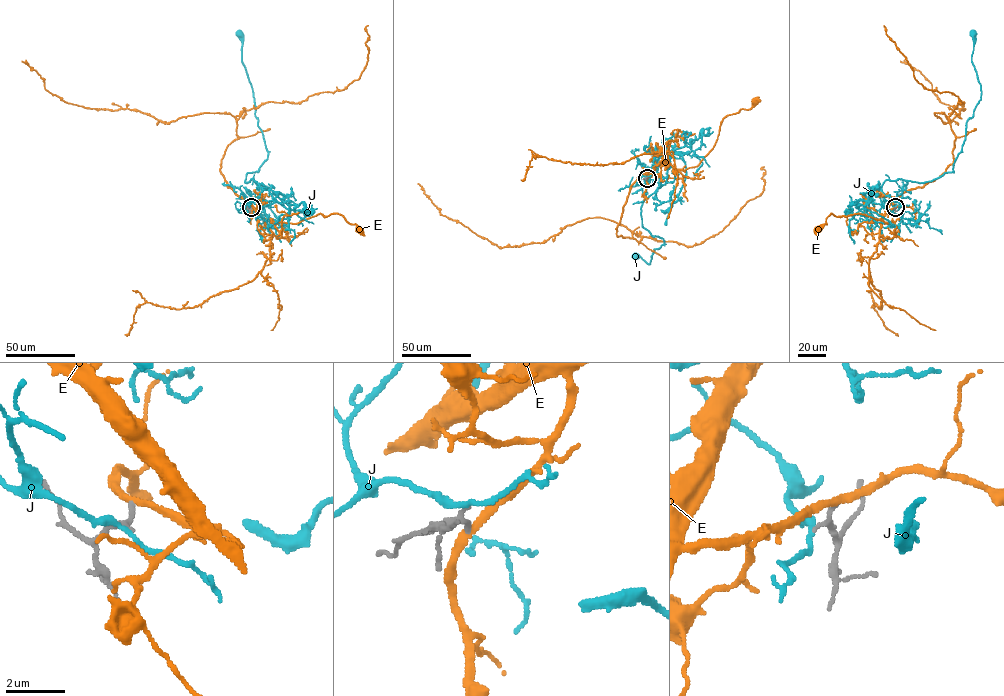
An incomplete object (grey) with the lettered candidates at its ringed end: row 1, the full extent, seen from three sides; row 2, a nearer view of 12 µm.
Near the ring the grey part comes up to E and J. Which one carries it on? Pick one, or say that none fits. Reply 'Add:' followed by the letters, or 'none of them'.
Add: none of them

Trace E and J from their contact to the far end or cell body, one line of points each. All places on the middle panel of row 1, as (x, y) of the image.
E: (647, 178), (663, 162), (681, 170), (696, 166), (713, 148), (723, 119), (741, 109), (749, 109), (754, 99)
J: (647, 177), (641, 172), (654, 164), (640, 208), (642, 226), (664, 243), (654, 249), (649, 264), (635, 257)

